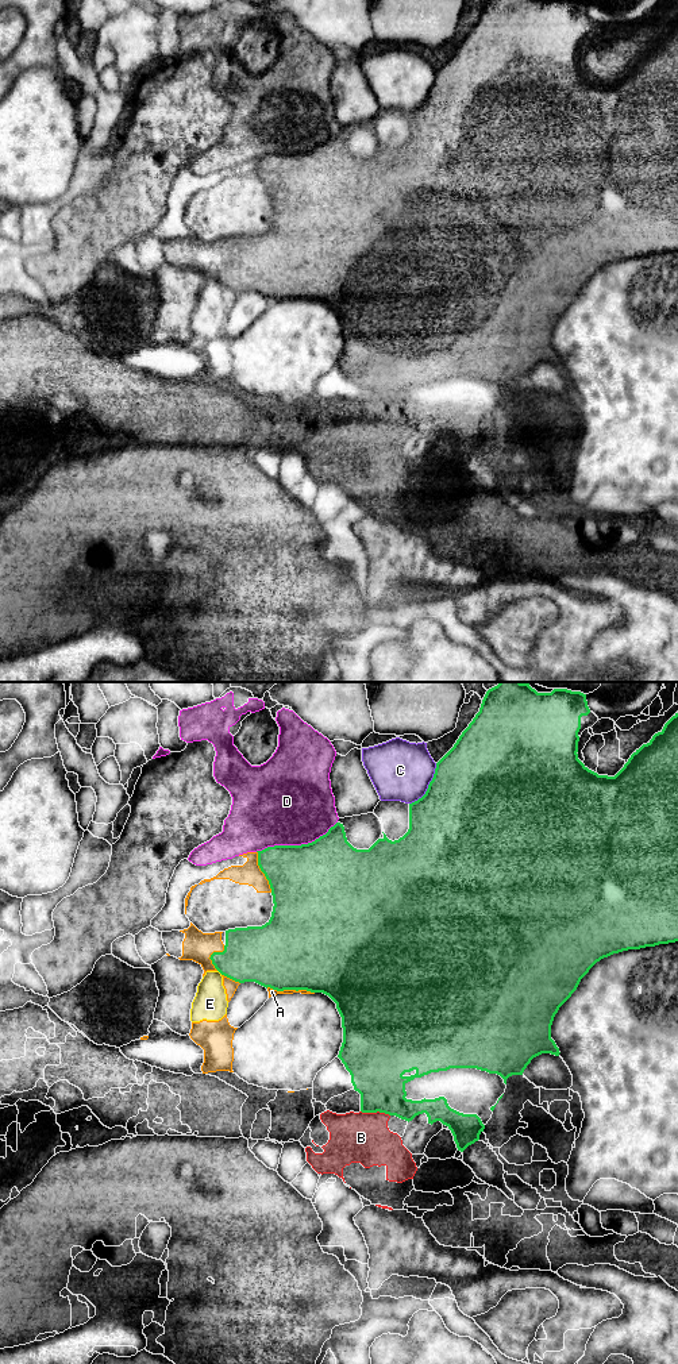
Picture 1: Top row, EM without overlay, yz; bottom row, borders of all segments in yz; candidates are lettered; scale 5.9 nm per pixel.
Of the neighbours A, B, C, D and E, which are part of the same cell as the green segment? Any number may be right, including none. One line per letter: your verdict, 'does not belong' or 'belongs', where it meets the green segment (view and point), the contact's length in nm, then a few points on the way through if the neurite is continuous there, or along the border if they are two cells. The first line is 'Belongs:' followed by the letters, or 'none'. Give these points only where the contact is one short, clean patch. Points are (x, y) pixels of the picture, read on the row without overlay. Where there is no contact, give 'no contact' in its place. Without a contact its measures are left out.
Belongs: none
A: does not belong | yz (291, 297) | 280 nm
B: does not belong | yz (376, 420) | 180 nm | along yz (361, 419), (384, 420), (389, 424)
C: does not belong | yz (428, 95) | 300 nm
D: does not belong | yz (296, 154) | 500 nm
E: does not belong | yz (220, 281) | 40 nm

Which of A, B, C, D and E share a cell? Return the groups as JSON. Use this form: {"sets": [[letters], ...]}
{"sets": [["A", "B"], ["C"], ["D"], ["E"]]}

